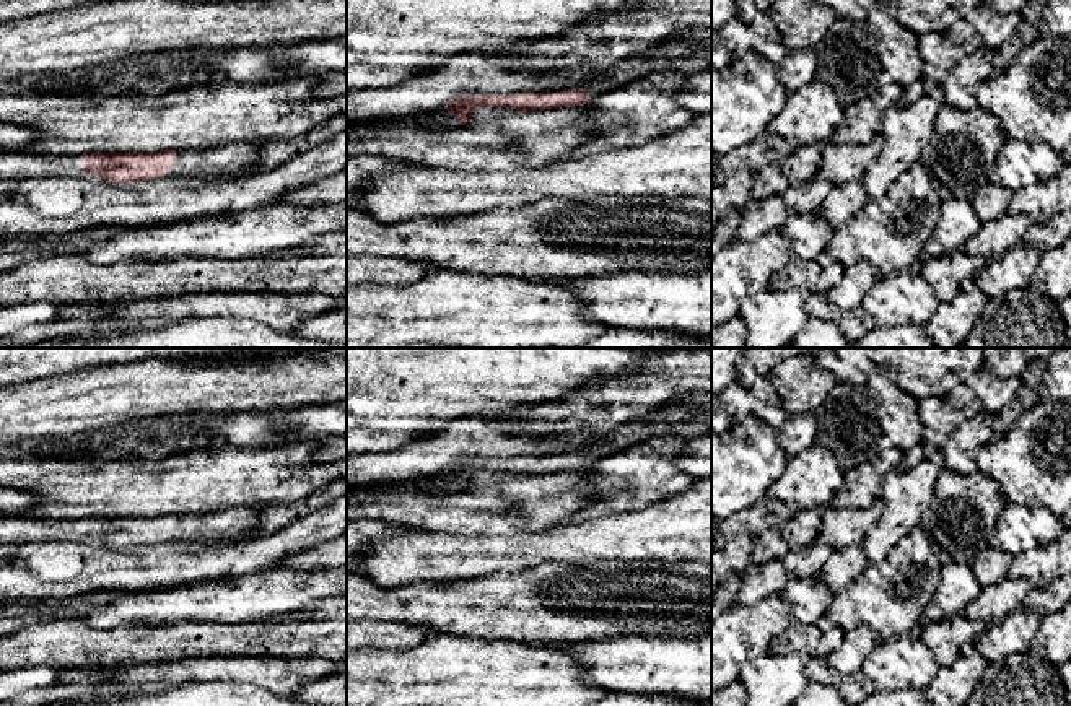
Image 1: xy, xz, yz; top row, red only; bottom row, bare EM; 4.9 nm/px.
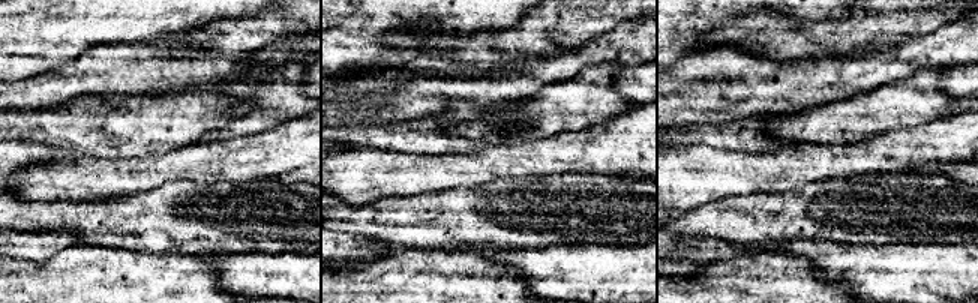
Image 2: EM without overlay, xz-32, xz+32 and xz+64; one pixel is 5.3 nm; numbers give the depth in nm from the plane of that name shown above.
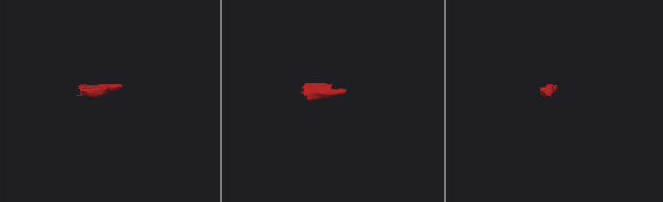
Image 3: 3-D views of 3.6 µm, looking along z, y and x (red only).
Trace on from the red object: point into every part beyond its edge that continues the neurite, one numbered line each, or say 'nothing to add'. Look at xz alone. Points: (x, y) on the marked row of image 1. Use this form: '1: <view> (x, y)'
1: xz (689, 51)
2: xz (438, 119)

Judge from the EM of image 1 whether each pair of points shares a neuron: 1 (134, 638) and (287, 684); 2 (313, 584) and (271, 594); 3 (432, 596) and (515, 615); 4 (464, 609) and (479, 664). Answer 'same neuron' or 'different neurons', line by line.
1: different neurons
2: same neuron
3: same neuron
4: different neurons

